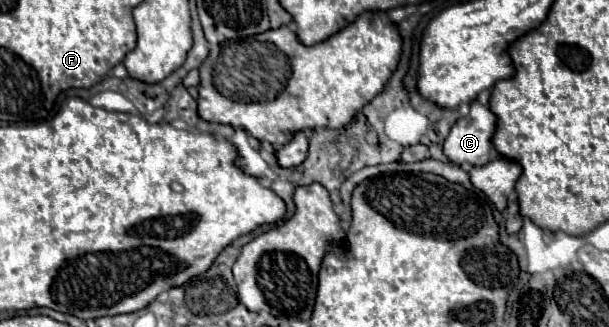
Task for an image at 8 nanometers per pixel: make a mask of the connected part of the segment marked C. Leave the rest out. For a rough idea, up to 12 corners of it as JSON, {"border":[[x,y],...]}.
{"border":[[473,100],[445,138],[455,164],[485,166],[497,116]]}

